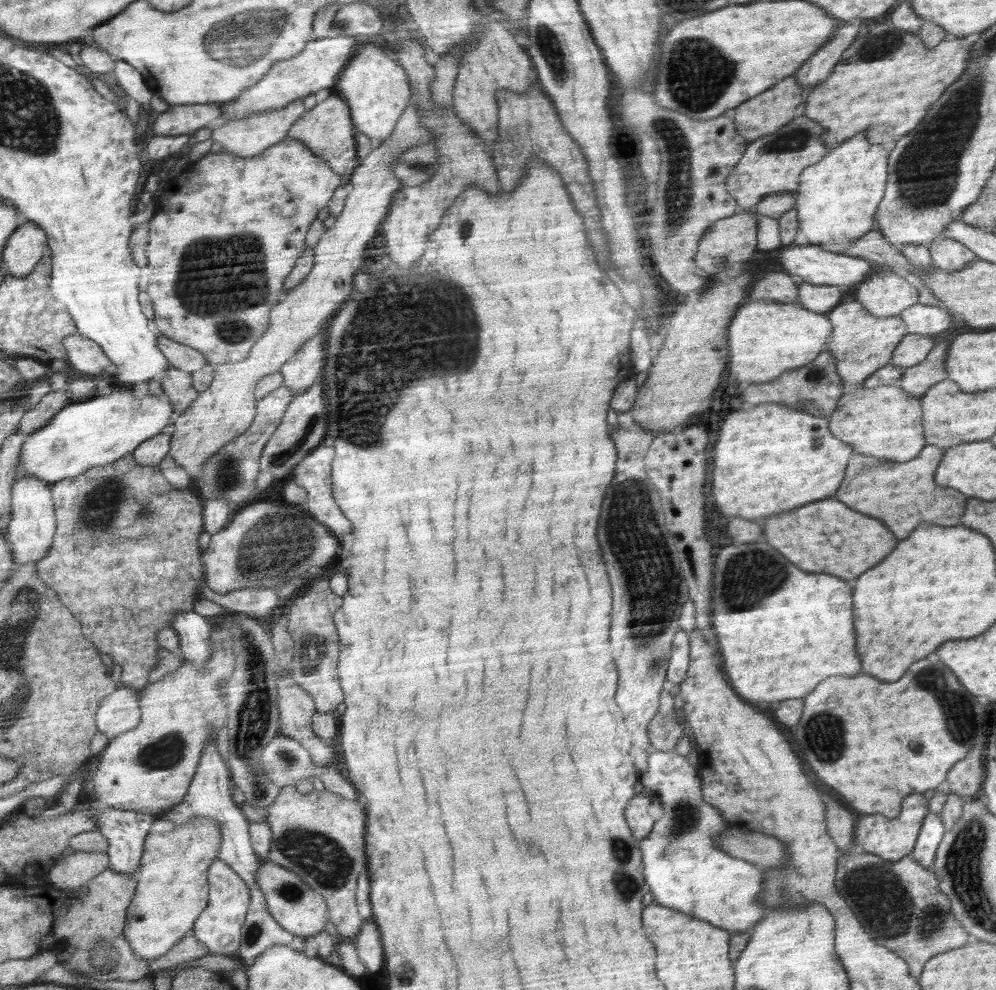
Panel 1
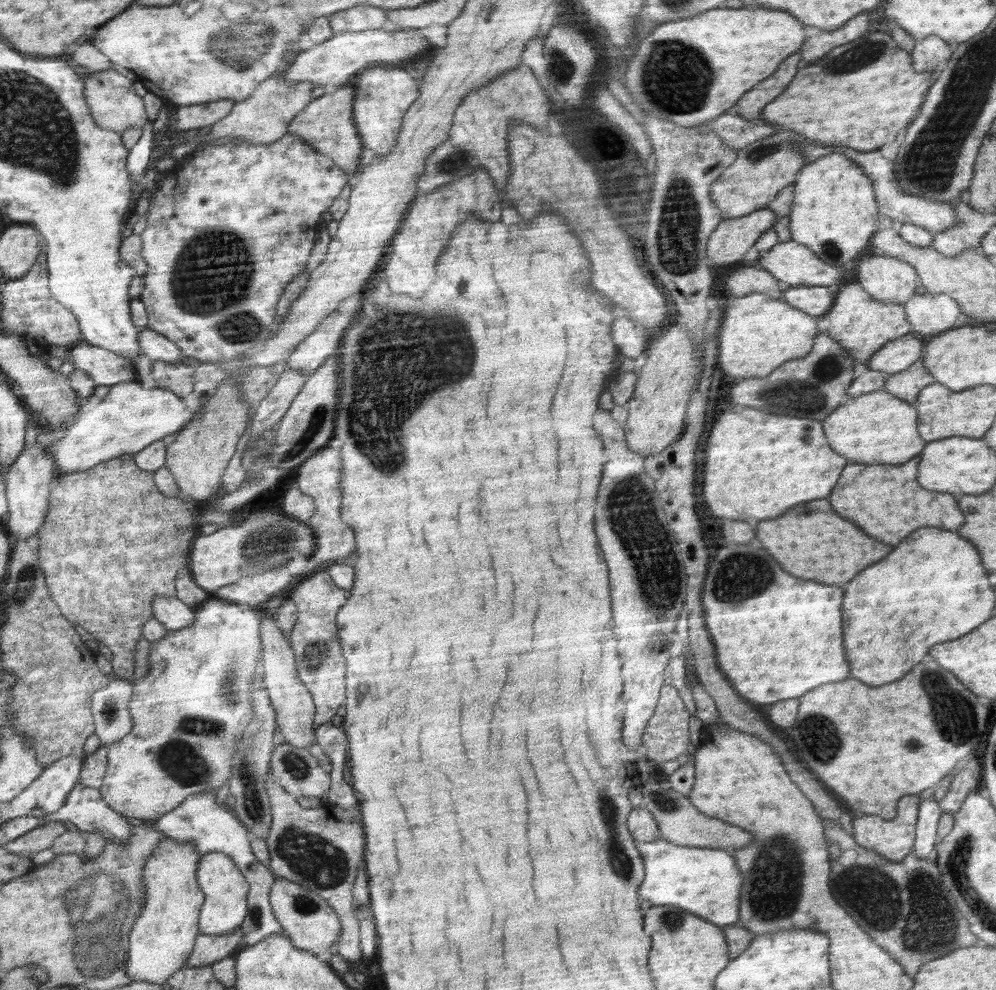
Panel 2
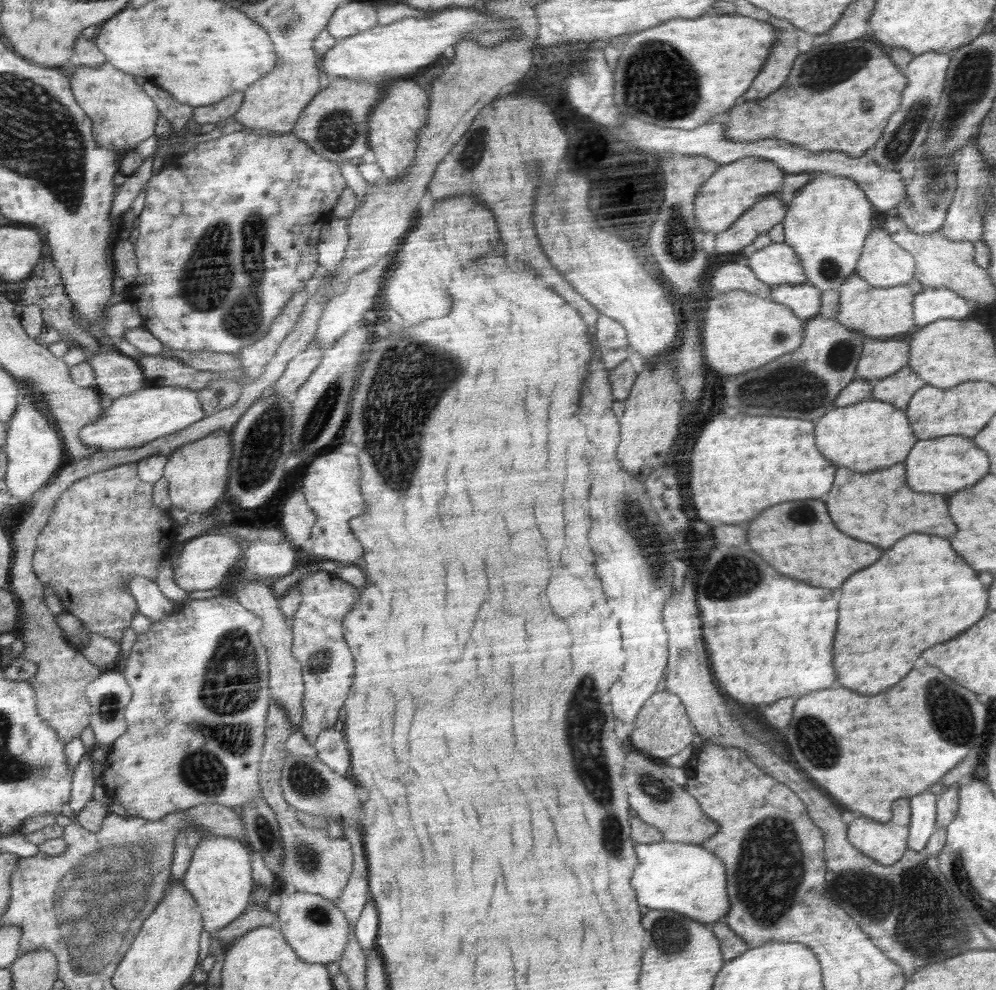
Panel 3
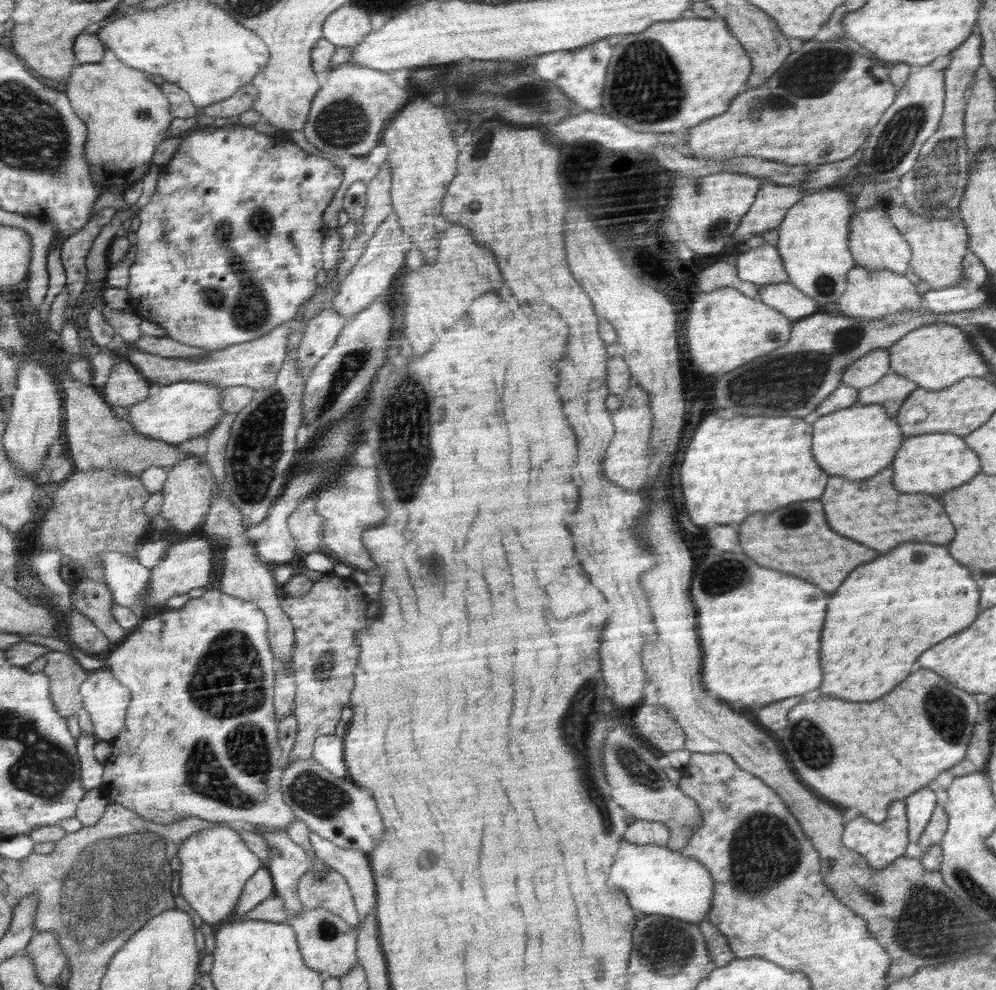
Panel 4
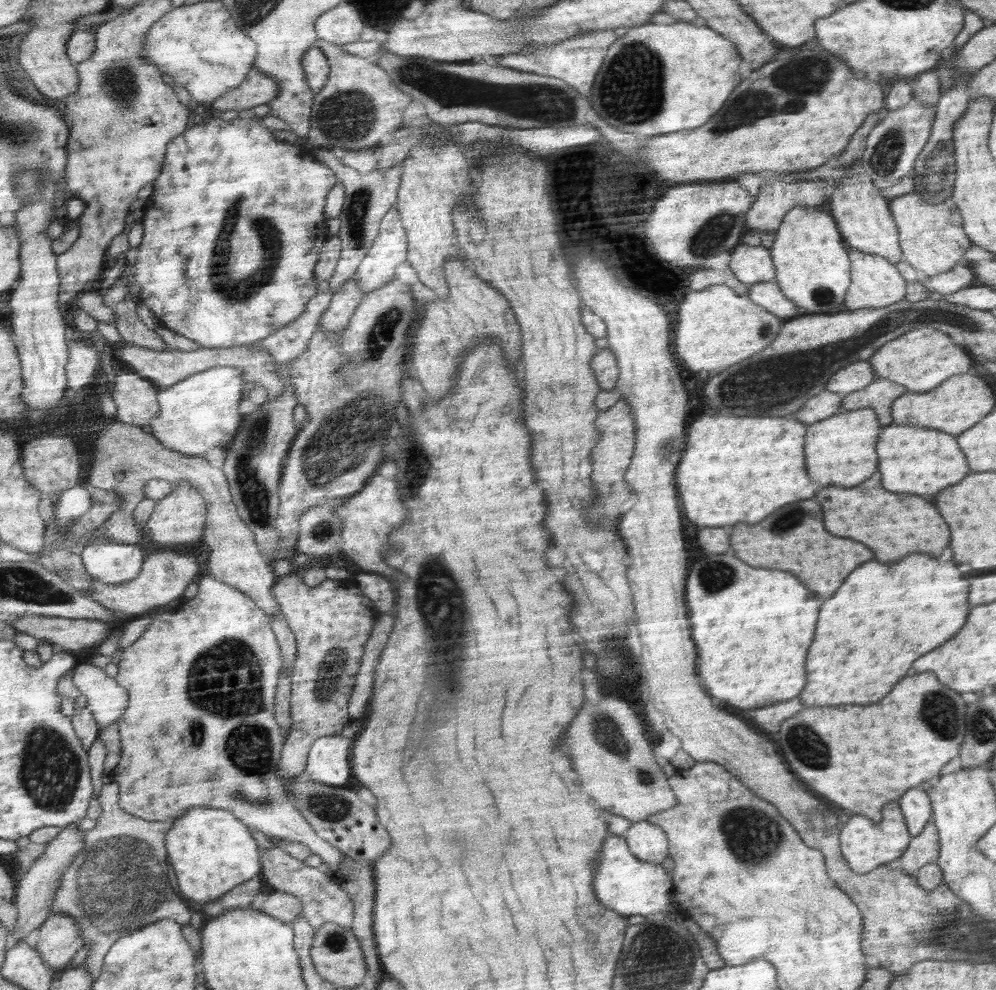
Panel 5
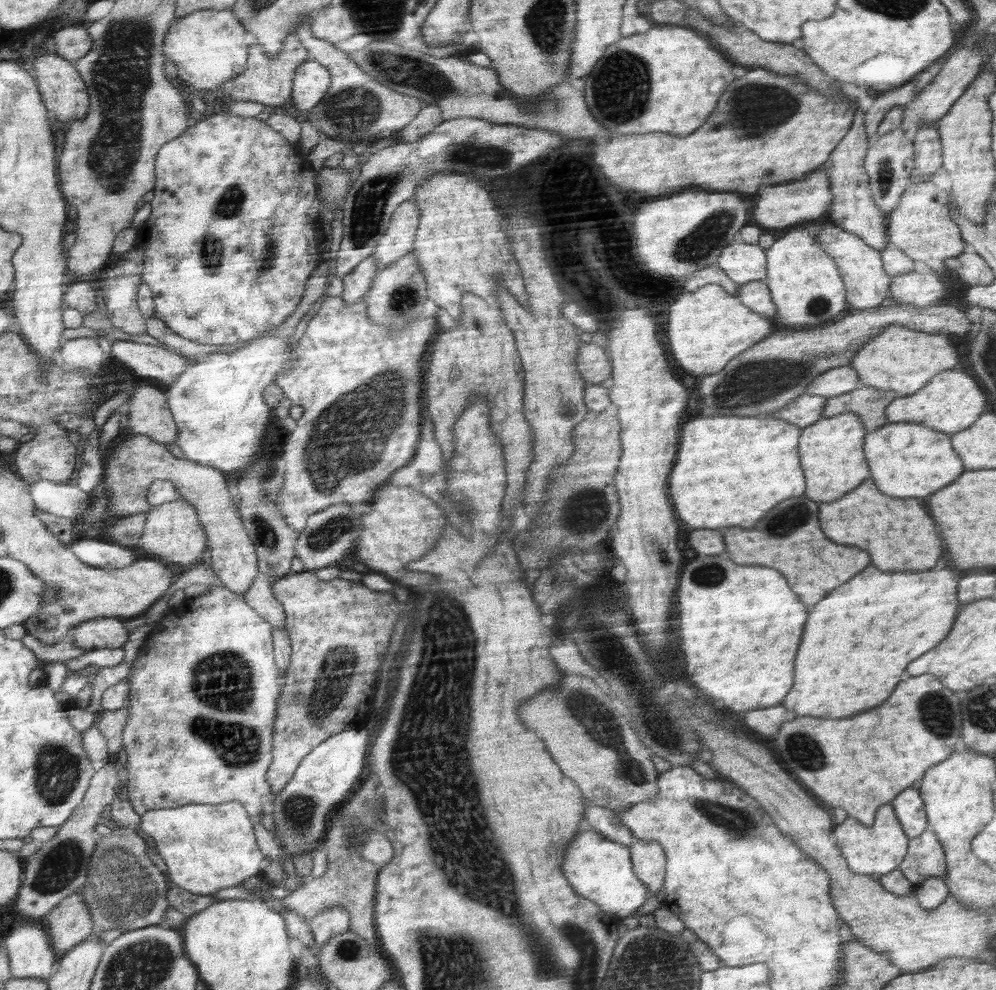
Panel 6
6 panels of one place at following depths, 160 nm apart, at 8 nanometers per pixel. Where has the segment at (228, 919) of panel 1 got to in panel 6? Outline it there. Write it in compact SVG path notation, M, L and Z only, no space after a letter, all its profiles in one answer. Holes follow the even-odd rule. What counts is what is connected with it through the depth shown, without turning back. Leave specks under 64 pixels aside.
M240 802L188 804L178 809L152 810L142 815L141 819L143 820L141 829L152 839L156 852L166 863L169 880L188 892L210 895L222 888L238 886L260 870L262 854L256 846L250 816Z

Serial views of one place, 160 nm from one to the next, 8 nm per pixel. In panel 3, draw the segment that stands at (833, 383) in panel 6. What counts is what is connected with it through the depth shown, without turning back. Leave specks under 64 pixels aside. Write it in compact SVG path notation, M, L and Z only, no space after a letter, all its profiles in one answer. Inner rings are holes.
M868 339L855 376L858 379L883 379L898 373L911 361L910 342L906 340Z

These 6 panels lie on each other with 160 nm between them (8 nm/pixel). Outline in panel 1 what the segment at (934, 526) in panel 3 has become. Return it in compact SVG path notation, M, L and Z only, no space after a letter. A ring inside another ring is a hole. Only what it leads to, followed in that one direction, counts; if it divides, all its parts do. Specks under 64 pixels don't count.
M927 445L918 457L904 464L856 453L856 458L851 458L852 466L847 466L848 478L844 478L844 486L840 486L840 494L836 494L836 498L840 498L840 502L848 502L852 510L860 510L862 514L872 514L872 518L888 522L888 530L892 530L900 540L908 538L908 534L922 522L956 526L960 524L968 498L934 482L936 466L944 451L943 447Z

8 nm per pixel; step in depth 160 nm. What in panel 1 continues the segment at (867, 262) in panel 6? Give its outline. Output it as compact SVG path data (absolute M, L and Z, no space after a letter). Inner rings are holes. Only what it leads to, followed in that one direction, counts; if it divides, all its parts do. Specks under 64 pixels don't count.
M856 299L844 300L826 315L834 328L834 332L828 337L826 349L835 356L837 373L843 378L844 384L857 388L860 388L871 374L890 364L892 353L906 334L907 326L900 315L873 315Z

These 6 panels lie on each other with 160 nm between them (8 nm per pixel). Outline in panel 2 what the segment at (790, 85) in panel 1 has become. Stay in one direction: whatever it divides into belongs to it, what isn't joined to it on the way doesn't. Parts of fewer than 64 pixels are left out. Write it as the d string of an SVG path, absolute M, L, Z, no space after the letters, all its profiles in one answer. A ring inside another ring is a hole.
M790 54L788 58L785 58L780 64L780 70L776 70L776 74L768 77L766 82L759 82L754 89L748 90L744 97L739 98L737 101L740 112L744 115L747 121L754 119L760 119L764 108L771 104L780 96L780 94L786 92L786 88L794 80L798 74L798 62L802 62L801 54Z

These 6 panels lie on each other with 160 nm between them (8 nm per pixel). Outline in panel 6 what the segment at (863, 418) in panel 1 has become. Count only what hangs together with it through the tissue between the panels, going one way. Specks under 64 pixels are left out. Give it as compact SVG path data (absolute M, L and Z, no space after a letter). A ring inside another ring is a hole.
M852 412L816 421L804 428L804 442L799 454L804 454L804 470L808 470L808 498L814 502L834 502L854 490L868 478L868 463L863 453L867 428Z

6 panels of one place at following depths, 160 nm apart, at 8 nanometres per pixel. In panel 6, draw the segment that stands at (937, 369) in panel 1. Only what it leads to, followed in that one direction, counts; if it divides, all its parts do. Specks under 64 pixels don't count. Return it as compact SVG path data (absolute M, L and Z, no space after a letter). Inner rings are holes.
M860 386L840 396L827 398L822 411L822 419L832 418L842 413L852 412L862 419L867 432L874 432L887 425L887 406L898 396L891 390L880 390L873 386Z

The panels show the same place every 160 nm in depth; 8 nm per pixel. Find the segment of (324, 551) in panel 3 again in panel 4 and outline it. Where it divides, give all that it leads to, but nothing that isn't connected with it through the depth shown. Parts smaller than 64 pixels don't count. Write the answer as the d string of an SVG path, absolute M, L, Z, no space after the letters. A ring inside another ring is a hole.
M345 462L332 482L334 484L329 484L314 496L315 509L325 518L322 550L333 550L342 563L370 573L376 568L376 564L372 562L368 549L364 548L364 530L380 524L386 518L386 508L380 500L380 482L376 470L360 466L354 468Z

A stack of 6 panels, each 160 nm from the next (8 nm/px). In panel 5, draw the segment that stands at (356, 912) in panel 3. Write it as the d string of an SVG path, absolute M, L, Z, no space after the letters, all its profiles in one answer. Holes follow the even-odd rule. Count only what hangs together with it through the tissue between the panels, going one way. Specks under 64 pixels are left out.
M275 842L272 849L268 846L264 850L264 866L261 875L276 891L293 894L299 900L302 908L301 916L311 924L314 931L326 921L334 921L345 927L351 926L354 904L338 881L332 879L323 867L314 868L305 865L302 861L290 856L283 848L276 847Z

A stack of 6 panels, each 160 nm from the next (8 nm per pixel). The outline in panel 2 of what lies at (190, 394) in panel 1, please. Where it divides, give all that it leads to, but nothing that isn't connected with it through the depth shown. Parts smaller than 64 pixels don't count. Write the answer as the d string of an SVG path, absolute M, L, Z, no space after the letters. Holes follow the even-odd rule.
M152 362L152 372L140 381L148 389L168 389L177 395L189 396L194 392L195 368L184 364L168 364L168 362Z

